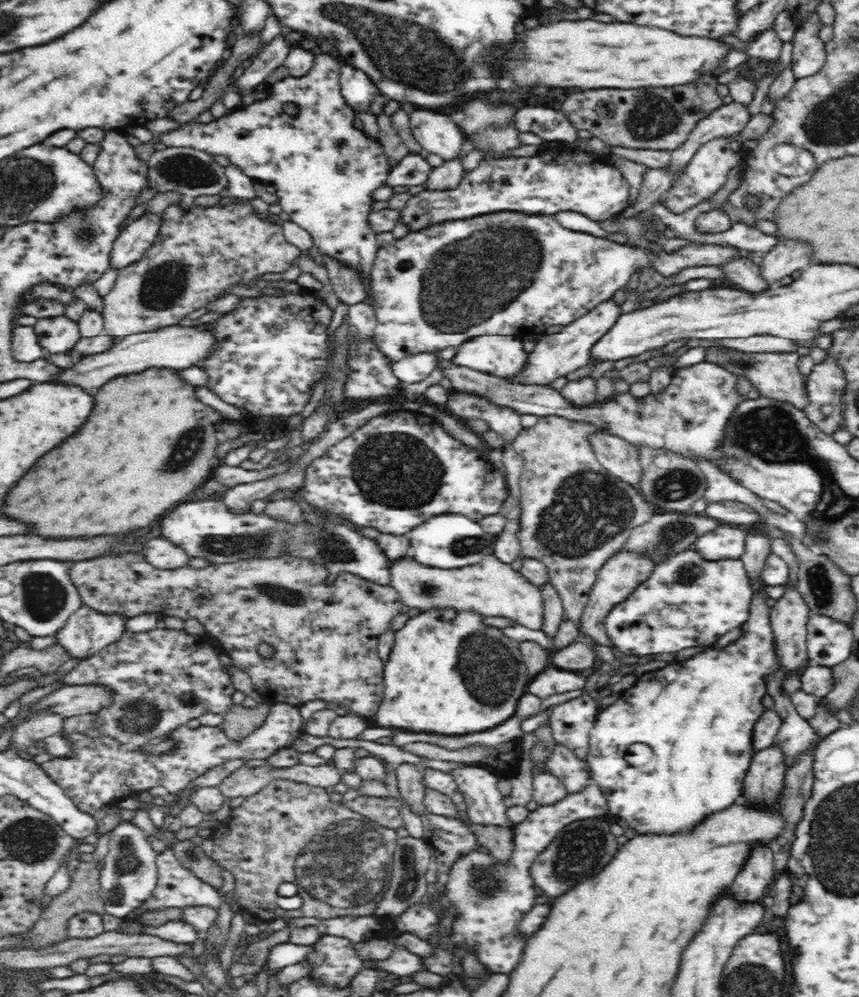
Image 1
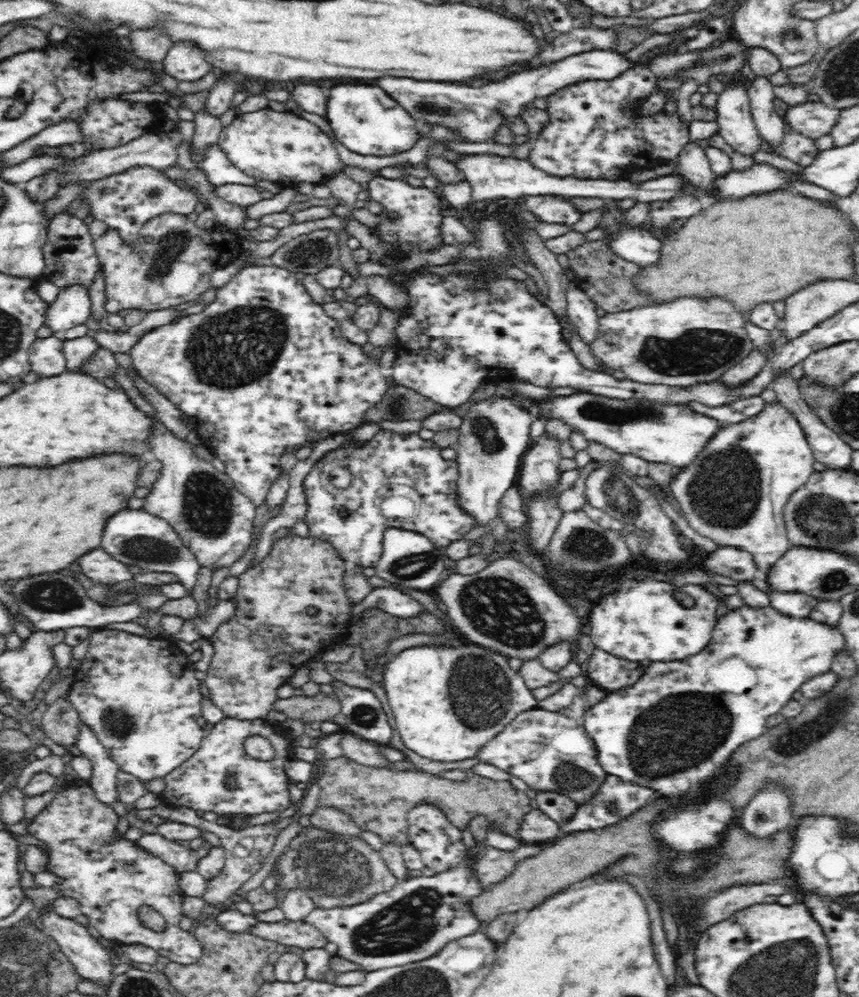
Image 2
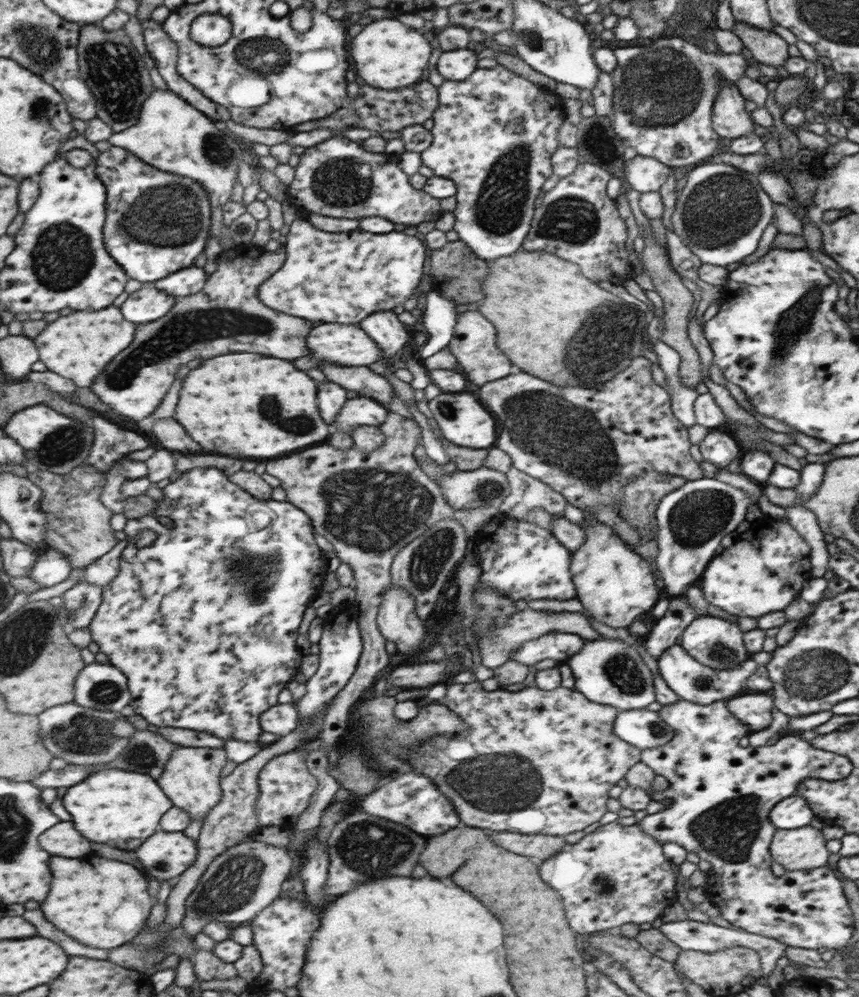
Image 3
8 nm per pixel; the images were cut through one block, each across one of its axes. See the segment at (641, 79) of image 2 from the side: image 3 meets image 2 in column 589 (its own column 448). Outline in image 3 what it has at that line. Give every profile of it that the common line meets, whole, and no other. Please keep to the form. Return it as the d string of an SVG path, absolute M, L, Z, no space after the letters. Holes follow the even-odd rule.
M501 65L495 68L478 68L470 77L462 81L445 80L439 88L439 110L434 112L432 120L434 124L431 129L433 136L432 144L422 151L421 161L424 166L432 169L434 175L450 179L457 186L457 205L453 213L455 215L454 231L458 233L458 239L464 241L476 255L487 261L496 260L502 257L511 257L514 253L522 249L522 244L527 240L527 234L532 222L534 210L536 210L536 200L538 200L538 190L542 190L544 182L554 173L554 154L560 142L558 142L558 130L564 124L564 112L560 106L559 96L548 89L540 90L536 84L530 80L518 76L514 72L503 68Z

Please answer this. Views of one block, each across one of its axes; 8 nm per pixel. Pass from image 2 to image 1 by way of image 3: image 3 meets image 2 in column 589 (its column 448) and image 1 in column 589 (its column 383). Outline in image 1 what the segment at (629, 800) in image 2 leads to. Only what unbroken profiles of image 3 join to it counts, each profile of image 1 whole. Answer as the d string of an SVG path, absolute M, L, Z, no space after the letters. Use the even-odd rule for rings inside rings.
M593 781L586 787L580 793L568 794L566 799L556 804L539 806L529 812L524 822L514 824L514 846L507 861L500 861L494 855L474 848L460 854L451 866L450 880L446 883L444 893L444 899L450 900L452 908L456 910L450 940L462 950L472 950L490 972L508 974L522 958L526 936L518 932L518 922L526 912L532 910L536 898L540 896L528 872L538 854L546 850L558 832L571 822L610 815L600 787Z

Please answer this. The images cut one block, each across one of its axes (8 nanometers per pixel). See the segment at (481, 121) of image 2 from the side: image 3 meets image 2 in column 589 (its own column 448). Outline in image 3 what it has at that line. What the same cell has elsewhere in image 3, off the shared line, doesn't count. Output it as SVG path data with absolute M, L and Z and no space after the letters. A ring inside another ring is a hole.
M468 49L443 52L438 62L438 72L445 80L466 80L478 69L477 60L477 54Z

